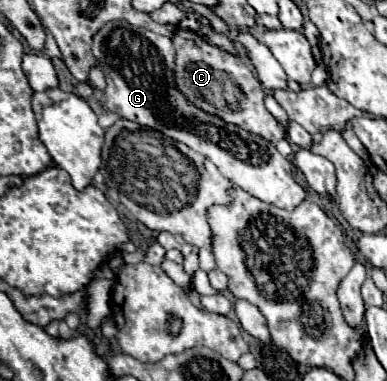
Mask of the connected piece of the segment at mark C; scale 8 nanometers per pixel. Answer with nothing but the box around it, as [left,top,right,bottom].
[172,30,286,142]

